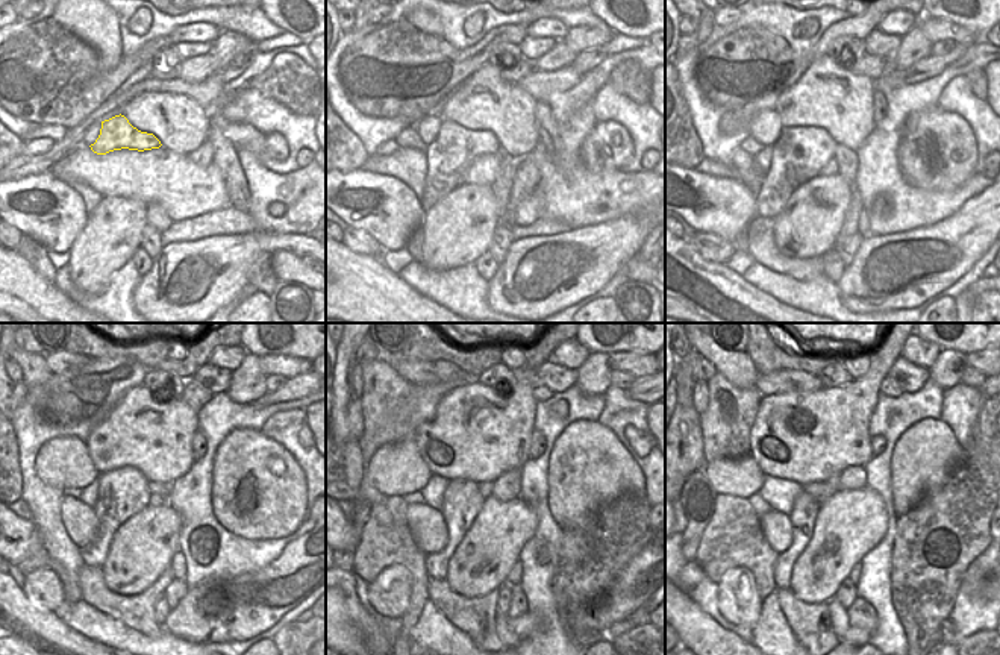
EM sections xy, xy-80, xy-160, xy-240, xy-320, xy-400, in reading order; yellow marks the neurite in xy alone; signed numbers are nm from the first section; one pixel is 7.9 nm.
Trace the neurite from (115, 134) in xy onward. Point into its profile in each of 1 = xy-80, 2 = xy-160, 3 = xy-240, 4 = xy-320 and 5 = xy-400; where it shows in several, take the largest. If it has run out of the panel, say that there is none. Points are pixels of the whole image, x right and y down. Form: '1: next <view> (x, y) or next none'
1: next xy-80 (449, 156)
2: next xy-160 (799, 153)
3: next xy-240 (121, 493)
4: next xy-320 (461, 502)
5: next xy-400 (803, 514)

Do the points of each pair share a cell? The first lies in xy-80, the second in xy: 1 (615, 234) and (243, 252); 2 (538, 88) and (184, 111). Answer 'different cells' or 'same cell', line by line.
1: same cell
2: different cells

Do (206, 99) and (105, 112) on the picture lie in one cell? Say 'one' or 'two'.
one

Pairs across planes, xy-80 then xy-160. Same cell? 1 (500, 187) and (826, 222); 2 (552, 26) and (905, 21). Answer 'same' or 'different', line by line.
1: different
2: same

